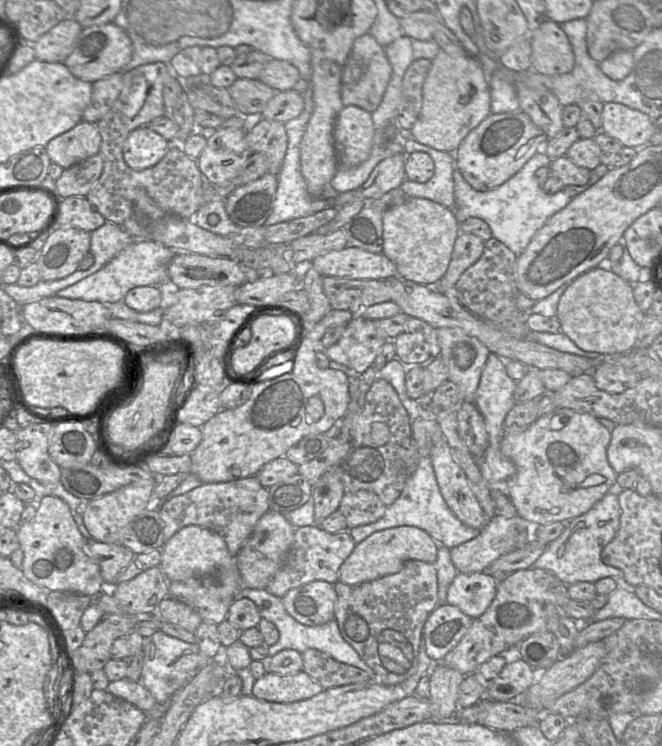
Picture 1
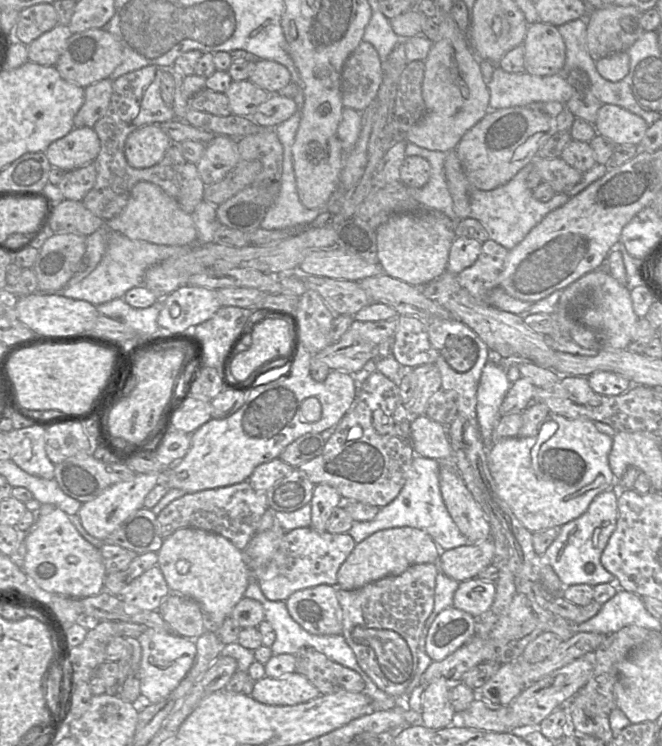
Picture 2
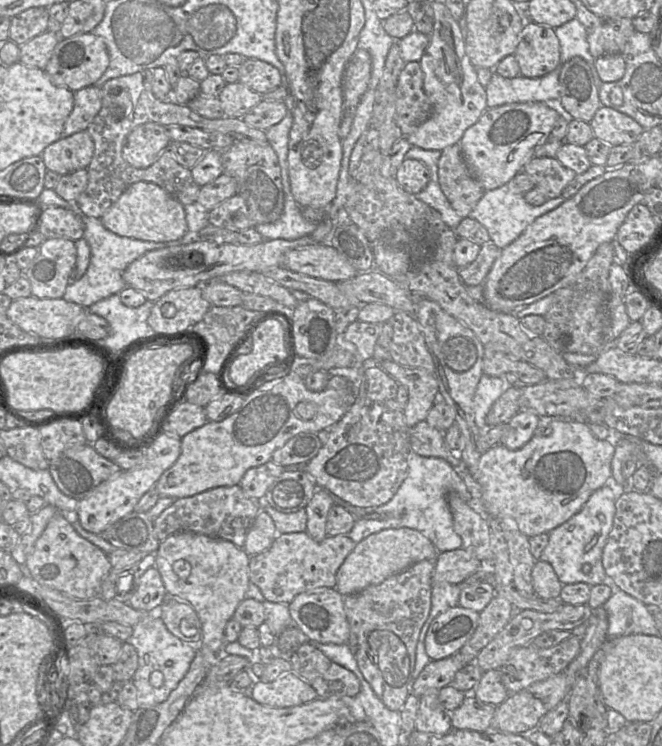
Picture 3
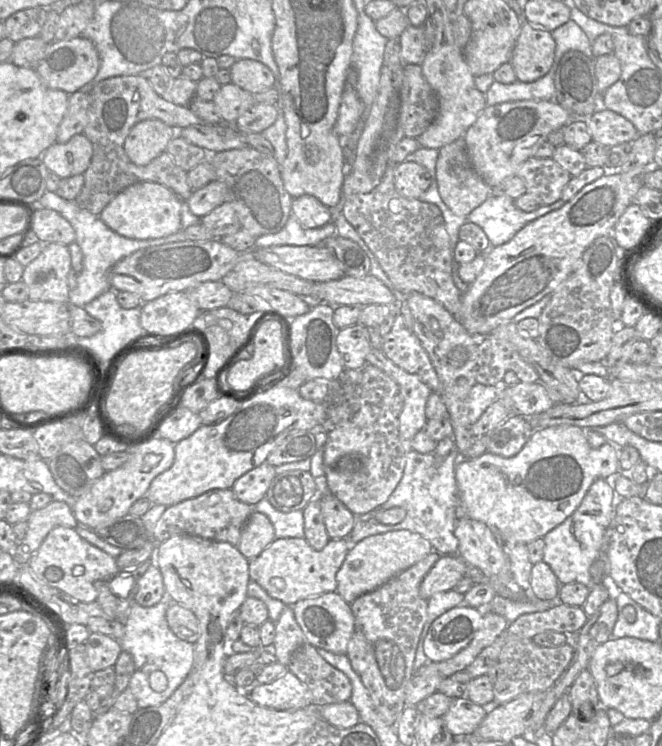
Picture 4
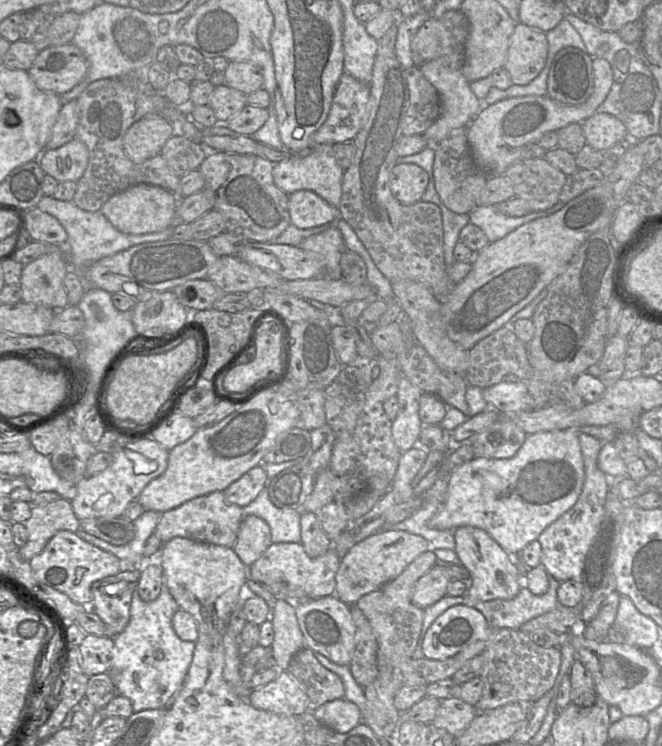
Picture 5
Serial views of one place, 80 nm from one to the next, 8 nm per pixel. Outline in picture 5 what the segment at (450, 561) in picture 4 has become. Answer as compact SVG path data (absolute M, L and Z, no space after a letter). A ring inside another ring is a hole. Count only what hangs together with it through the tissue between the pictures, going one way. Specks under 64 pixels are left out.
M437 563L417 581L412 594L412 603L415 606L426 609L446 595L451 581L446 564L448 563Z

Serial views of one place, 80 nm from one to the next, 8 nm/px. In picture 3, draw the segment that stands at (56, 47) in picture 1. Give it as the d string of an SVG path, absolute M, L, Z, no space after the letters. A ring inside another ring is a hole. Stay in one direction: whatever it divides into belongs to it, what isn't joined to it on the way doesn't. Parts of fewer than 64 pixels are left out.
M49 31L30 39L20 46L19 62L44 70L60 39L59 33Z

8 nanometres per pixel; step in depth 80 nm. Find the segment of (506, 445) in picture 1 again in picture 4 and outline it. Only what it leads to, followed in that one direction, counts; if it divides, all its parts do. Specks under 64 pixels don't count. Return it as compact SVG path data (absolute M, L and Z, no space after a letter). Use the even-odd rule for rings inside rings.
M559 425L534 430L521 451L509 458L489 452L475 459L466 459L458 454L455 466L459 493L456 518L468 517L485 523L502 544L528 544L544 537L566 520L579 507L595 480L605 479L618 471L621 471L618 448L608 442L599 448L592 448L581 427Z

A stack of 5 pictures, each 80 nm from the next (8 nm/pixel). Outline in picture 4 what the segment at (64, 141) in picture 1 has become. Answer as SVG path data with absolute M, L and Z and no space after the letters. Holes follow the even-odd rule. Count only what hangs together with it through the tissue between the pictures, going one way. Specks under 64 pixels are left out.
M76 134L65 143L53 143L41 155L49 171L60 178L83 174L90 165L93 145L83 134Z

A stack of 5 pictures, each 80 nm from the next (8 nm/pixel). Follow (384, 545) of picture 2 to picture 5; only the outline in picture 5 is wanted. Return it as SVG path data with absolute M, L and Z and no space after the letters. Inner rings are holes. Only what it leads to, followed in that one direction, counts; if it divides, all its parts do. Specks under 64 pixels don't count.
M380 531L363 540L351 548L341 560L336 573L335 596L347 605L355 605L357 601L391 580L397 578L404 569L419 555L428 551L429 543L422 536L414 535L406 531Z

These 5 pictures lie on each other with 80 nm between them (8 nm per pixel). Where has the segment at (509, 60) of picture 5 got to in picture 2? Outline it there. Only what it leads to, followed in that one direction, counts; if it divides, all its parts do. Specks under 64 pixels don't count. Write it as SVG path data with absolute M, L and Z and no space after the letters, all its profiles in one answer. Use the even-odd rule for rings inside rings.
M541 21L529 25L522 45L527 73L550 76L564 67L566 46L555 25Z

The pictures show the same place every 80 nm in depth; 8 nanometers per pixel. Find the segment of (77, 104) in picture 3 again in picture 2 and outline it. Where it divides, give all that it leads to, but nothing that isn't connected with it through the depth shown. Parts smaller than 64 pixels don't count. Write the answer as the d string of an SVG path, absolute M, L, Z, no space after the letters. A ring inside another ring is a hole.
M110 78L95 82L84 89L84 103L74 117L74 127L91 127L105 114L113 93Z

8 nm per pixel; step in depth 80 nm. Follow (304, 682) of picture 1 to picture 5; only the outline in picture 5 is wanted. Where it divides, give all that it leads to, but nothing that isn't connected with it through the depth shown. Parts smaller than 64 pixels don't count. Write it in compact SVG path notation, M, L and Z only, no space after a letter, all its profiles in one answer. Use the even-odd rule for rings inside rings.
M287 670L280 671L277 677L266 685L252 689L246 700L256 709L277 715L300 716L308 711L308 696L306 692Z

